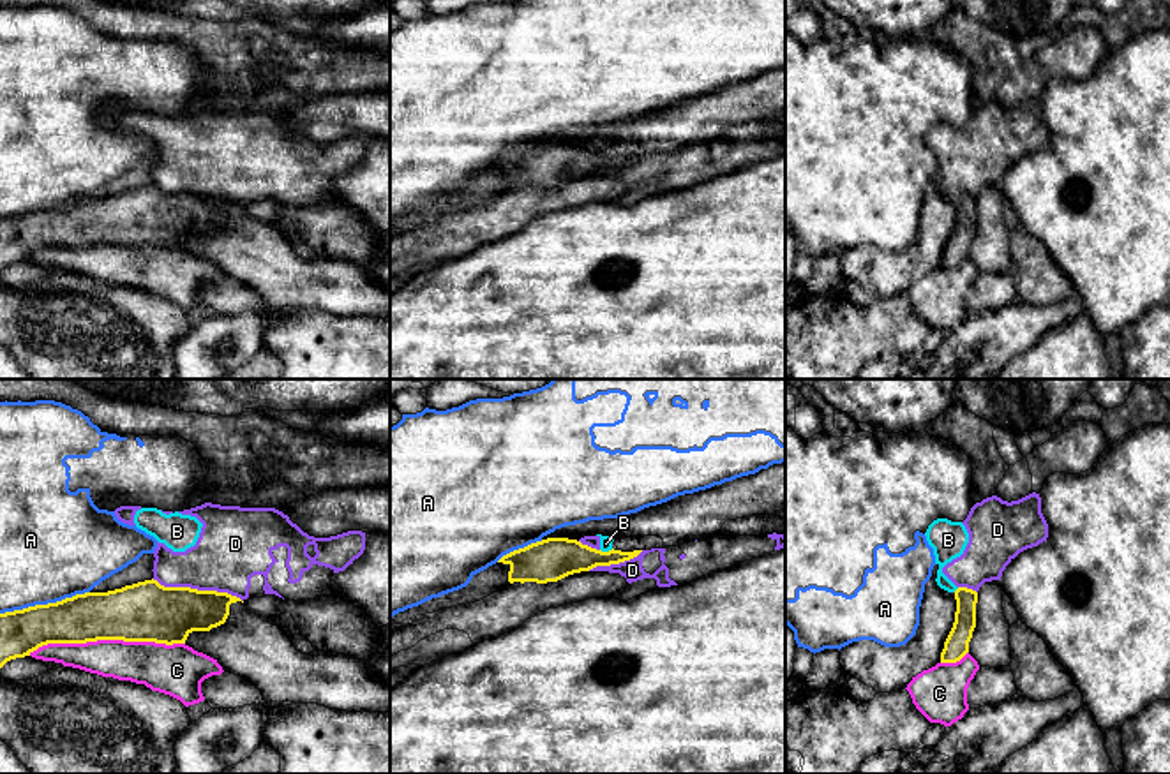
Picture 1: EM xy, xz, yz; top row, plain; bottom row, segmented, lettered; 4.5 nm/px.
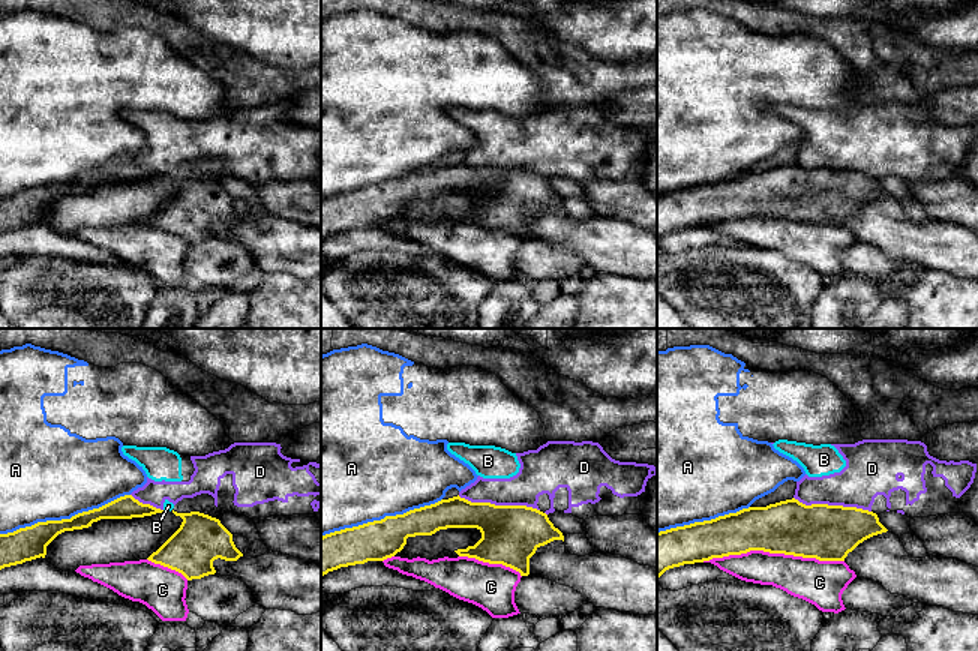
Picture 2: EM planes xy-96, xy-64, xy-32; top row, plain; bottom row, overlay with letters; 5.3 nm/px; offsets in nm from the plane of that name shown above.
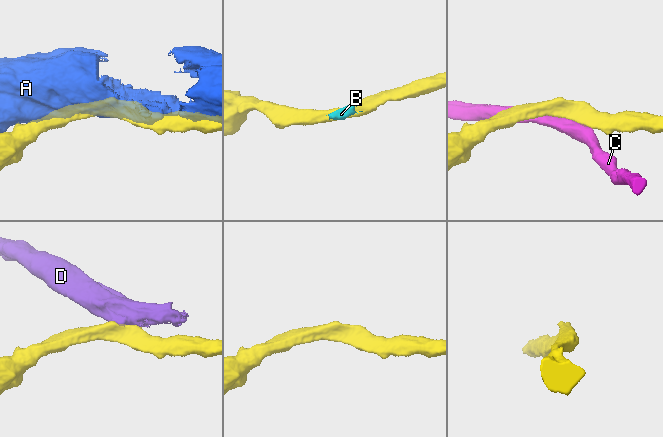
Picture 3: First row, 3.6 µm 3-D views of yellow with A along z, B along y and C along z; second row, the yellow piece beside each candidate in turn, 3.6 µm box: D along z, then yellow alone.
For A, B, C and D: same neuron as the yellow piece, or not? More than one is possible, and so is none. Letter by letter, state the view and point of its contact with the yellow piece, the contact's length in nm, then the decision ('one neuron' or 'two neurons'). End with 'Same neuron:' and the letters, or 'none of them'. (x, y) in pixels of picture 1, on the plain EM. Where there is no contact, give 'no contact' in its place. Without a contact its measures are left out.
A: meets yellow in xy at (44, 210); contact 420 nm long; two neurons
B: meets yellow in xz at (606, 157); contact 60 nm long; two neurons
C: meets yellow in xy at (106, 244); contact 700 nm long; two neurons
D: meets yellow in xy at (196, 194); contact 420 nm long; two neurons
Same neuron: none of them

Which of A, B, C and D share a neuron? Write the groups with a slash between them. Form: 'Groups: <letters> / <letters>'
Groups: A / B D / C

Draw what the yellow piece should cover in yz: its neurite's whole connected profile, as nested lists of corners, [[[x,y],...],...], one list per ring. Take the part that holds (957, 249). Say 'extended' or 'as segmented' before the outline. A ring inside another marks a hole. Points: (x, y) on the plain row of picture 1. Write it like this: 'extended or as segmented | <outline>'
as segmented | [[[967,192],[955,196],[956,217],[953,233],[944,247],[941,268],[956,268],[969,257],[969,247],[976,233],[978,197]]]

